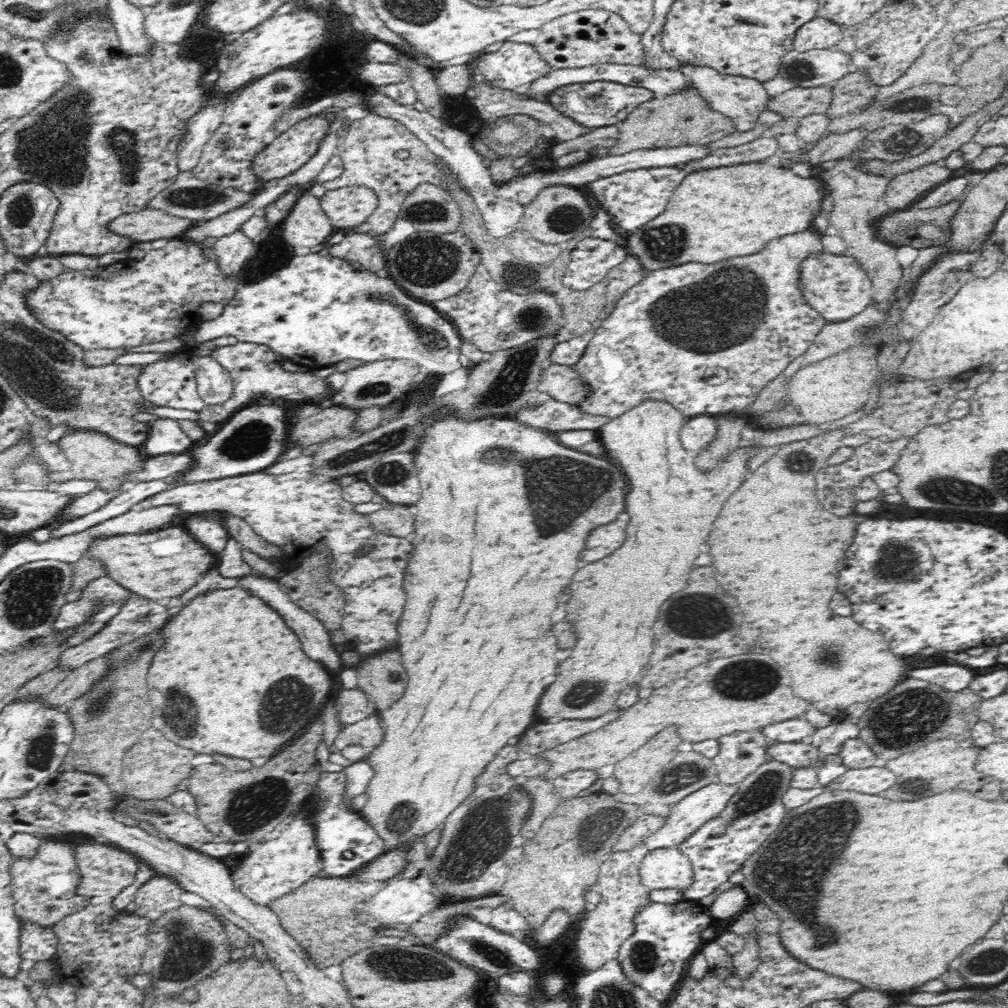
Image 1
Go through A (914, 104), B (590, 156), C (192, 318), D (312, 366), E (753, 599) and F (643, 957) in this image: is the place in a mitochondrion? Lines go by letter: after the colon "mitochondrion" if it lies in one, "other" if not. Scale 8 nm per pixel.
A: mitochondrion
B: other
C: other
D: other
E: other
F: mitochondrion

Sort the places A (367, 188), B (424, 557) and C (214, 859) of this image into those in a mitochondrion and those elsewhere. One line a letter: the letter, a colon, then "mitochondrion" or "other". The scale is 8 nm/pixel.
A: other
B: other
C: other

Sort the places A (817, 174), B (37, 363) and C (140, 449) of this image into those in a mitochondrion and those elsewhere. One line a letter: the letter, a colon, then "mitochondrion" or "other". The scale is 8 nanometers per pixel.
A: other
B: mitochondrion
C: other

